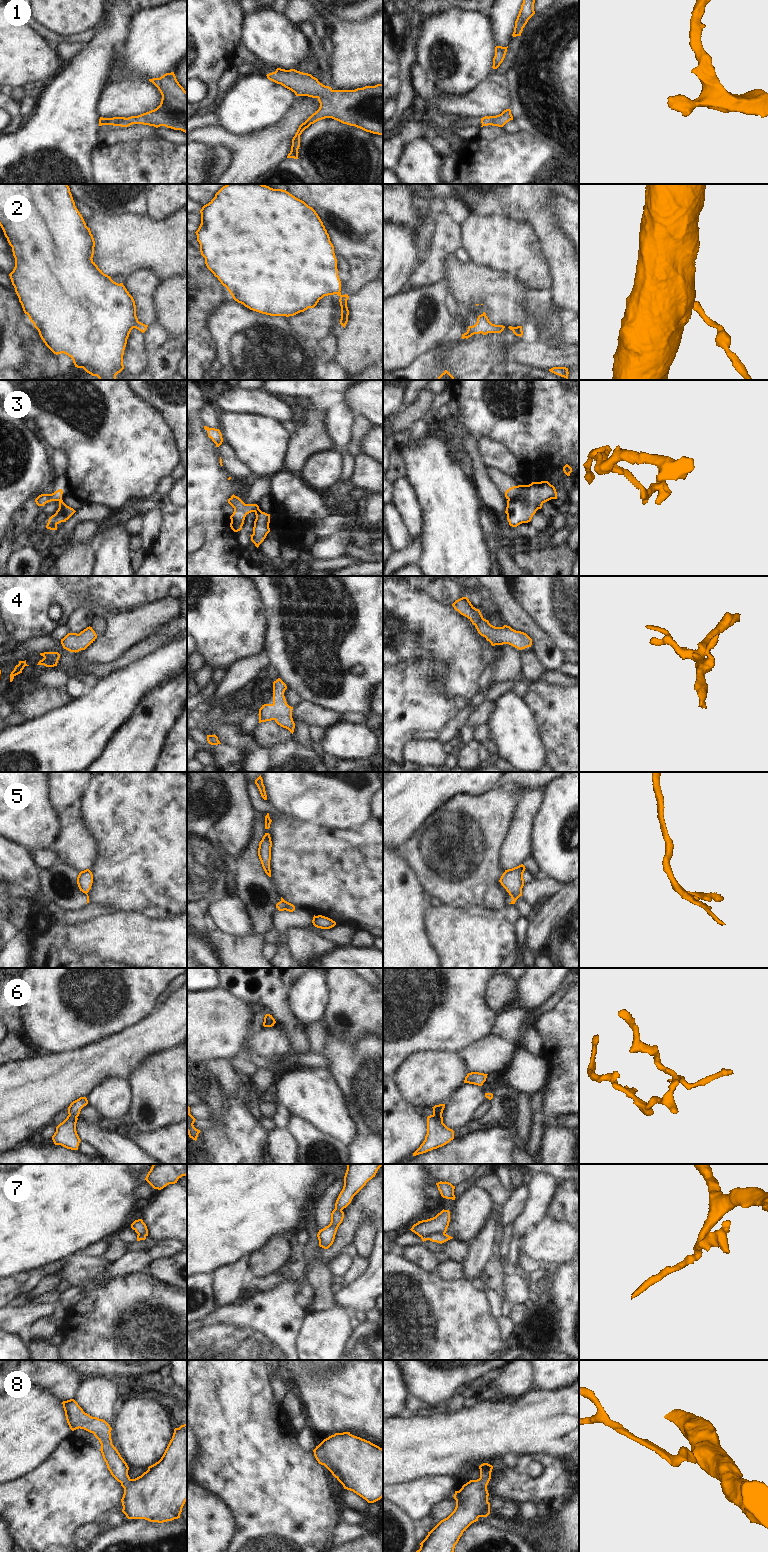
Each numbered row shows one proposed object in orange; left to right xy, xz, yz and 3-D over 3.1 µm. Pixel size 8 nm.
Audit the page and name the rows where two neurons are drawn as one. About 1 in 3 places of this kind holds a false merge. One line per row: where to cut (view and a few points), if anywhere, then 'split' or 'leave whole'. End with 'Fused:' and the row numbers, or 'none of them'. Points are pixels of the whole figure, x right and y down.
1: no cut | leave whole
2: no cut | leave whole
3: yz (510, 488), (512, 497), (508, 499) | split
4: no cut | leave whole
5: xz (282, 898), (285, 909) | split
6: no cut | leave whole
7: yz (444, 1233), (432, 1233), (427, 1239) | split
8: no cut | leave whole
Fused: 3, 5, 7

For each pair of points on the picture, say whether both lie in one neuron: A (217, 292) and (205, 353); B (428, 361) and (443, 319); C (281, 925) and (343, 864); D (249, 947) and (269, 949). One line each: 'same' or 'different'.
A: same
B: different
C: different
D: different

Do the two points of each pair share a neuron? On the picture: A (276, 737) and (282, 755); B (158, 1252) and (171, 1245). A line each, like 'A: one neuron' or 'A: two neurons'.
A: two neurons
B: one neuron

